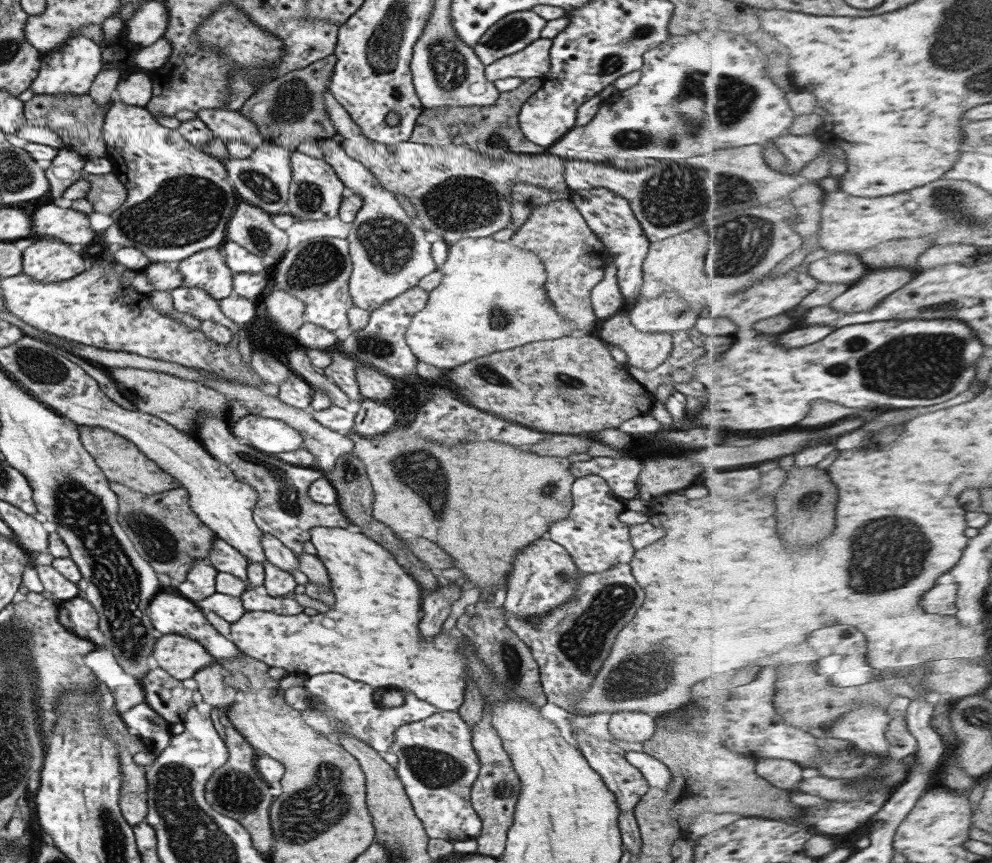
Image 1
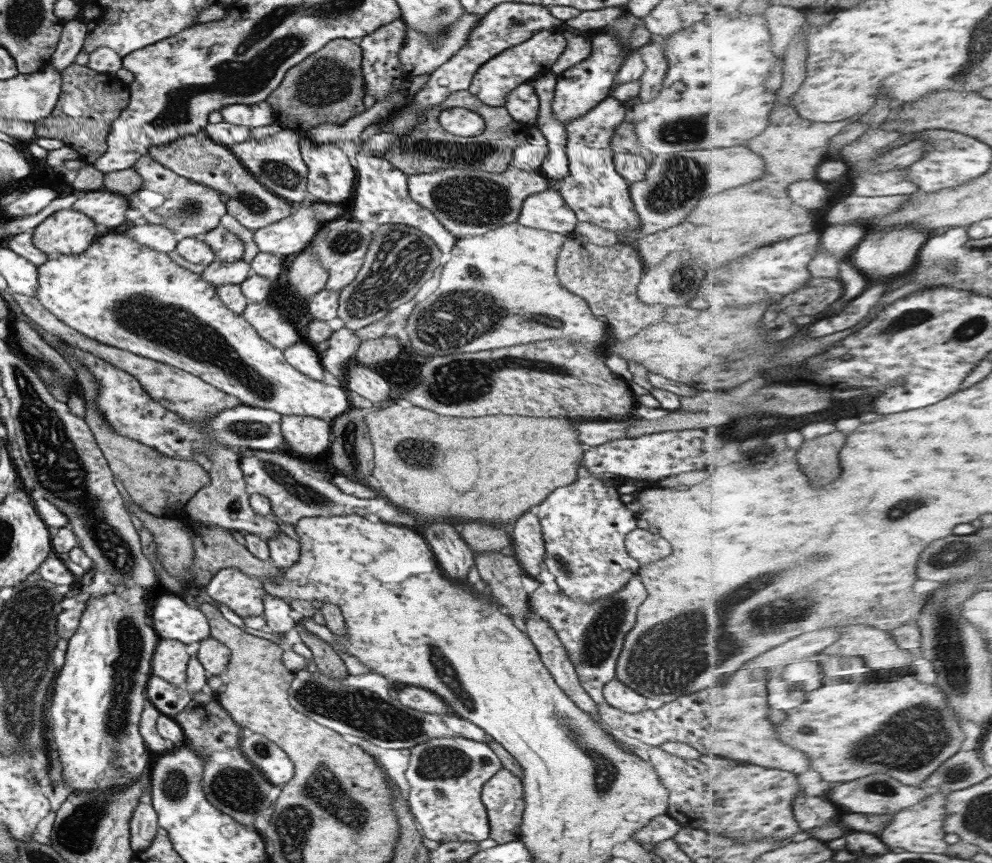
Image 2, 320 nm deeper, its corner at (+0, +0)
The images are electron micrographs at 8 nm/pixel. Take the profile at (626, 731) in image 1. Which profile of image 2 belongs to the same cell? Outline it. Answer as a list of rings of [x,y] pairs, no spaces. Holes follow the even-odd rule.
[[[615,678],[603,685],[602,696],[606,704],[619,713],[639,714],[647,710],[644,696],[637,694],[637,691],[631,690],[631,687],[623,685]]]

